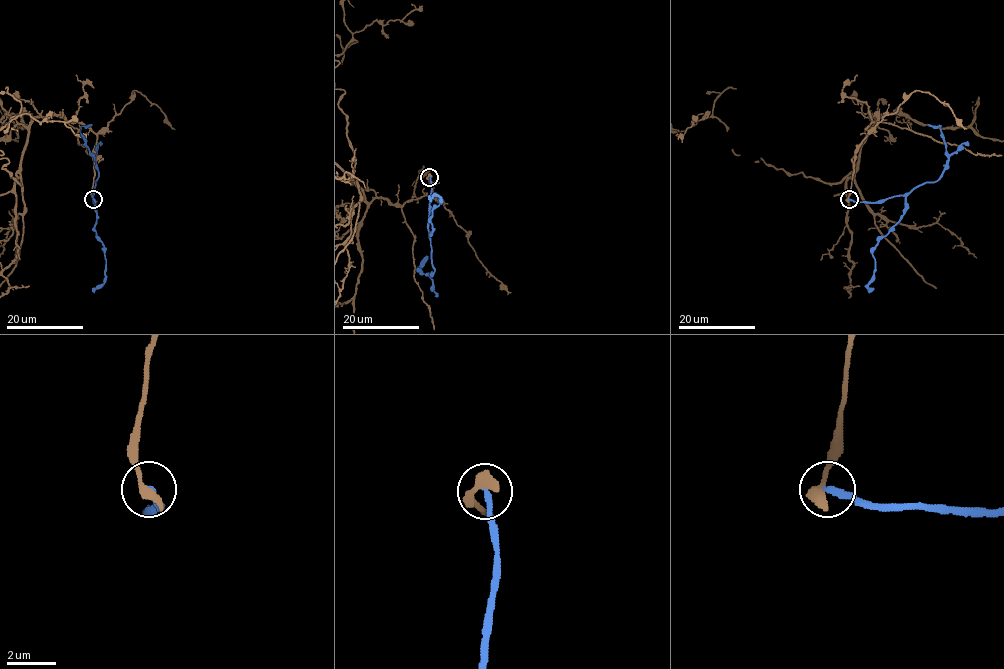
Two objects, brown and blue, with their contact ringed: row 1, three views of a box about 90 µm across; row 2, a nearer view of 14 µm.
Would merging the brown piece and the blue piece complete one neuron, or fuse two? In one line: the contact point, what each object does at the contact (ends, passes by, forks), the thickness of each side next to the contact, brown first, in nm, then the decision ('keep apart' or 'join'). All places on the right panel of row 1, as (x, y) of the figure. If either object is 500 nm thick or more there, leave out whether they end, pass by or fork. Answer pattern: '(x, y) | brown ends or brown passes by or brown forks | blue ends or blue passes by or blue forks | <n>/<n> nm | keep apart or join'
(849, 199) | brown ends | blue ends | 480/220 nm | keep apart

